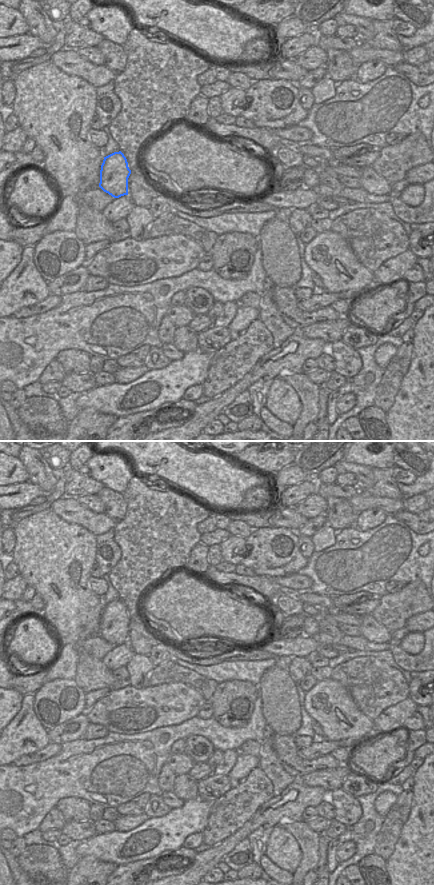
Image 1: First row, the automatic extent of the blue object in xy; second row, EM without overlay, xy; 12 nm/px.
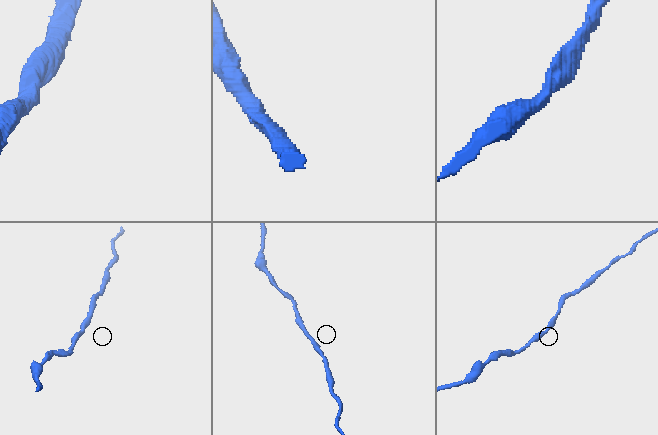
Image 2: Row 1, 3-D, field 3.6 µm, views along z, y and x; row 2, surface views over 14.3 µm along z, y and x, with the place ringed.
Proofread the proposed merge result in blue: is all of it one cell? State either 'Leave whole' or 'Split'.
Leave whole.

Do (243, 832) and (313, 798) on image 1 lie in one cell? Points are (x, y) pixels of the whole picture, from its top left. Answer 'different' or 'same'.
same

